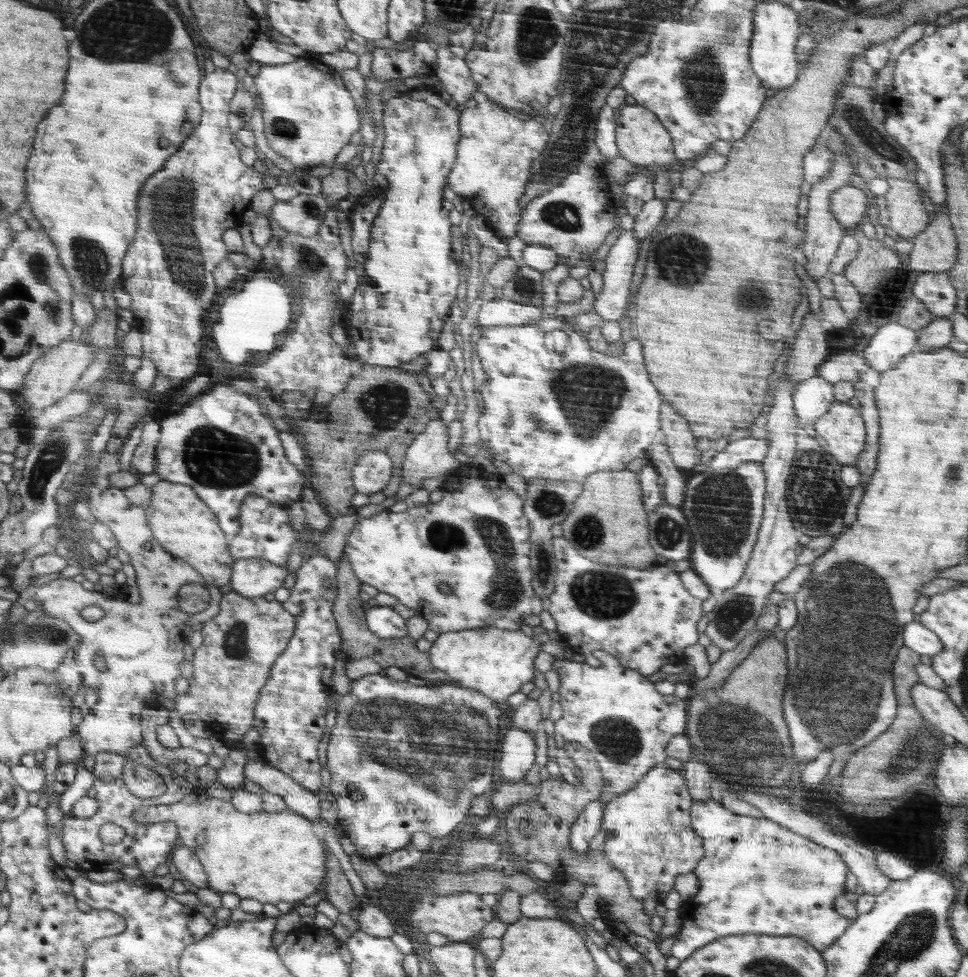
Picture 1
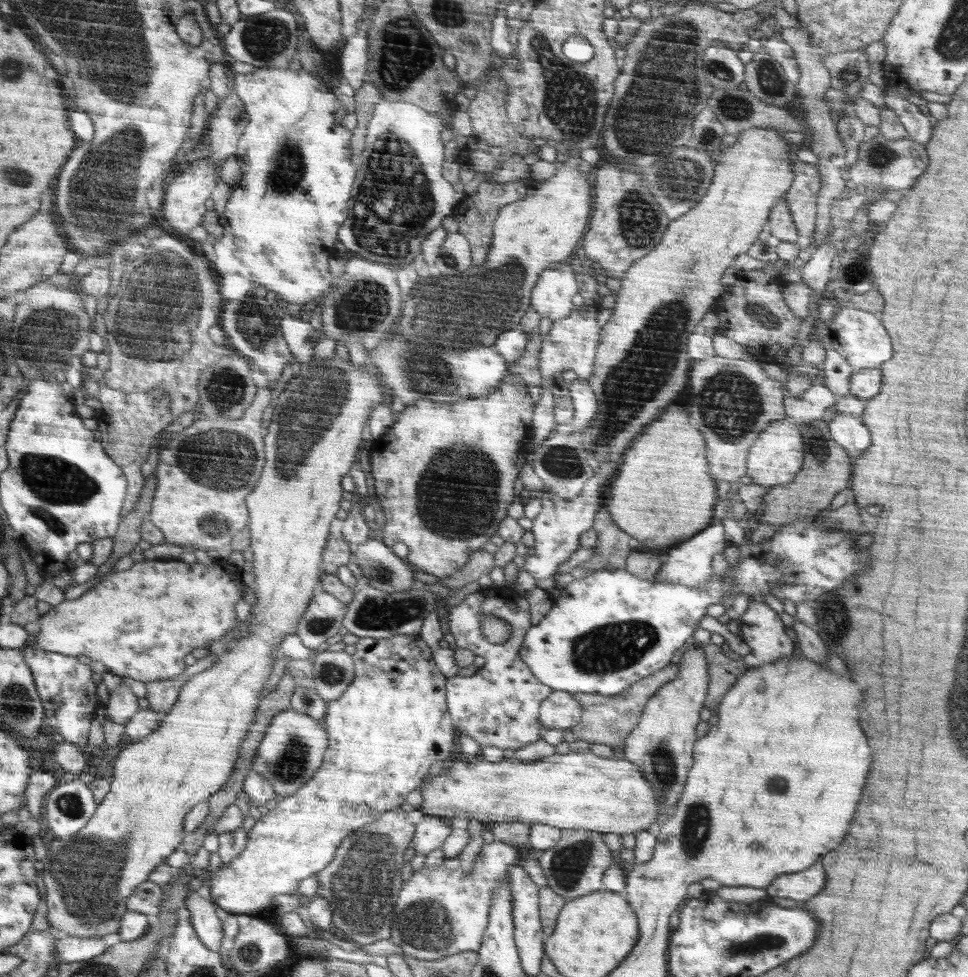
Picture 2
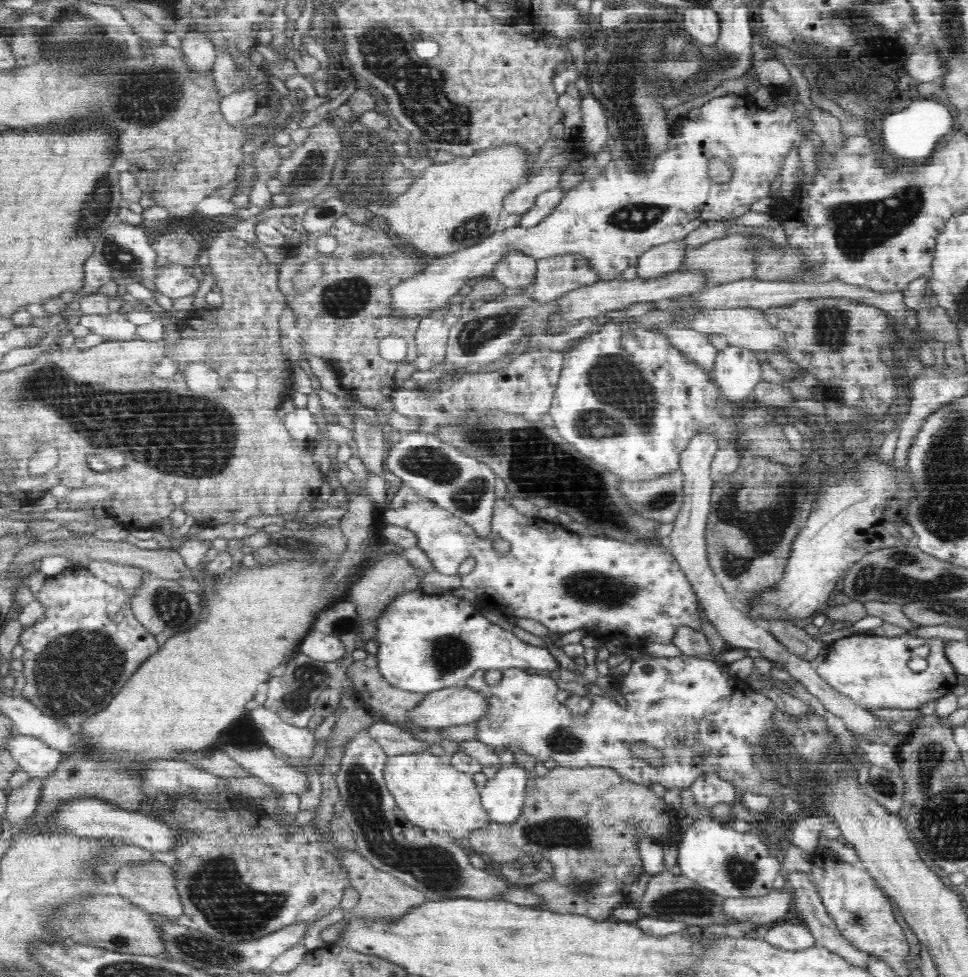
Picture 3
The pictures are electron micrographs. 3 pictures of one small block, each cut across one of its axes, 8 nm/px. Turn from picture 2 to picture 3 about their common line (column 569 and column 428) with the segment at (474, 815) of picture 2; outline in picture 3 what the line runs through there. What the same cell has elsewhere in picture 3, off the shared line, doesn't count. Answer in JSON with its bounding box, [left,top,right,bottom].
[383,750,491,839]

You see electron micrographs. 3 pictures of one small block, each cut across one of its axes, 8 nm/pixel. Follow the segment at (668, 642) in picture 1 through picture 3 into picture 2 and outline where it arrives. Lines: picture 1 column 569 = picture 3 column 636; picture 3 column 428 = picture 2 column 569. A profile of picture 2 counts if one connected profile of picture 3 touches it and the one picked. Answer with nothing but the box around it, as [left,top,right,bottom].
[524,460,620,581]

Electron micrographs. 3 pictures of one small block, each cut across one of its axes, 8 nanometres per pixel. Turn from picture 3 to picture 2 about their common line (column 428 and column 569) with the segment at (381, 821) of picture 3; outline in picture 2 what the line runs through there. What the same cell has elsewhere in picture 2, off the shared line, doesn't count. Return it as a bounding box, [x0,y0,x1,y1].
[536,829,612,900]

